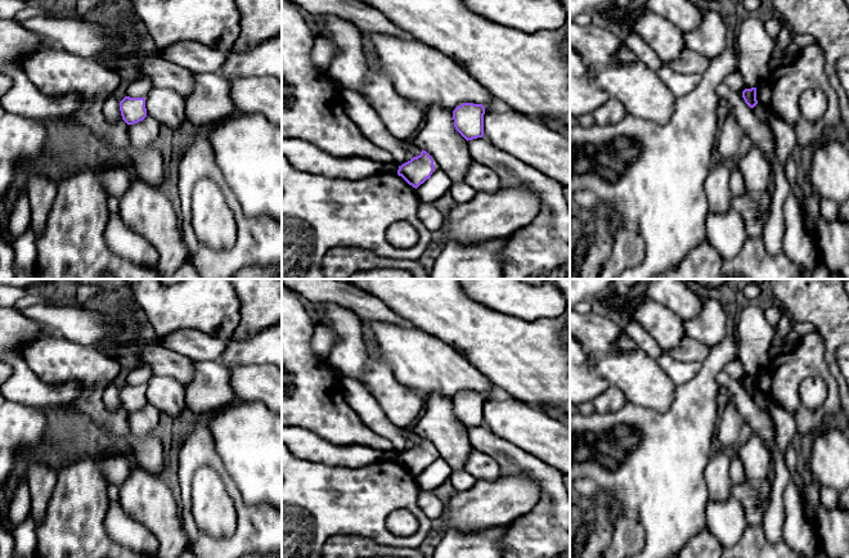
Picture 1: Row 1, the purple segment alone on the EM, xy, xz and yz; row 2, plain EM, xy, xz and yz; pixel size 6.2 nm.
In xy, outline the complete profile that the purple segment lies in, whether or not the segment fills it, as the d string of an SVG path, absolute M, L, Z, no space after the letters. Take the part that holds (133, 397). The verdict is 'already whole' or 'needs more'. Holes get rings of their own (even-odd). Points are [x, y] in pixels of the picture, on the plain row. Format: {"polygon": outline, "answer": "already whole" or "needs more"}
{"polygon": "M125 384L120 390L122 408L127 413L134 413L147 405L145 387Z", "answer": "already whole"}

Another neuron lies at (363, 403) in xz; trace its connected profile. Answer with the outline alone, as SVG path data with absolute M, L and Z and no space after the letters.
M342 378L342 386L349 405L359 418L376 433L391 441L394 451L401 454L405 451L406 438L401 428L391 423L381 409L379 404L364 384L352 378Z

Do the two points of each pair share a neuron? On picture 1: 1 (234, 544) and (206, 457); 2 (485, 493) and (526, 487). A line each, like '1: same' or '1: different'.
1: same
2: same

